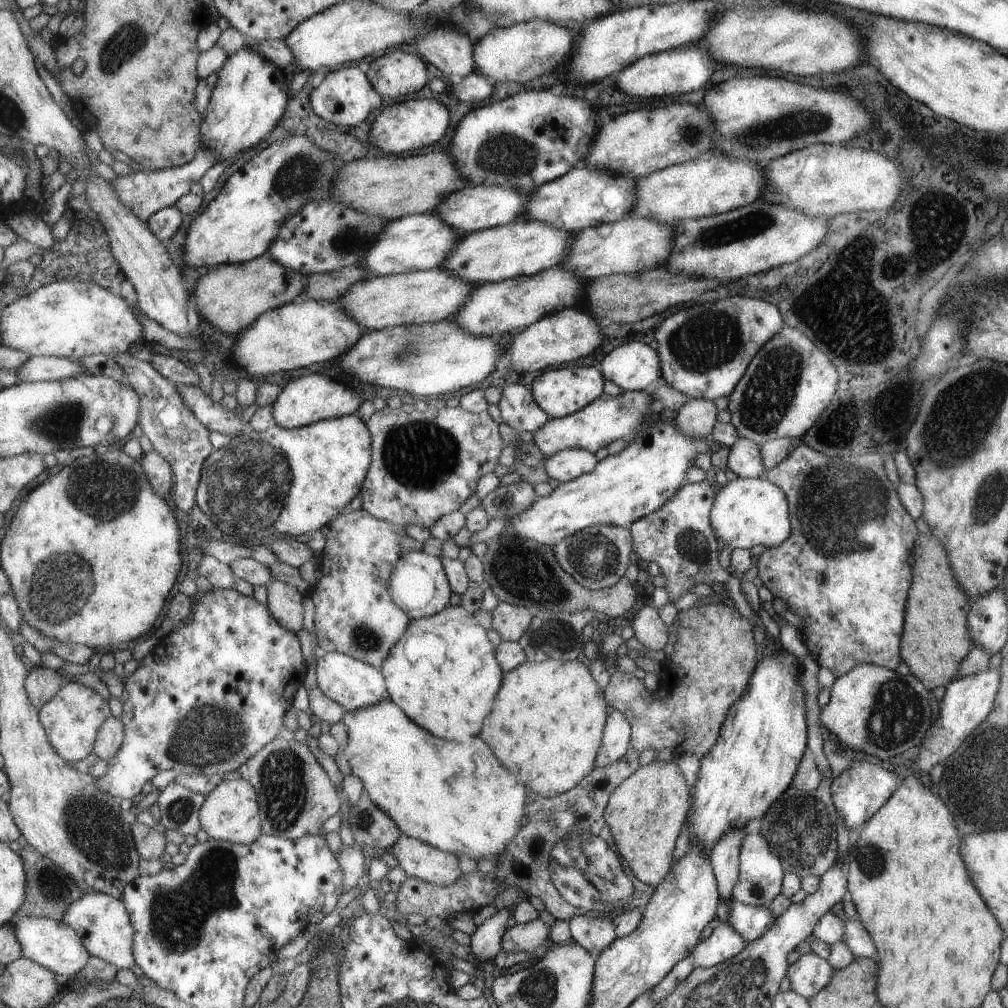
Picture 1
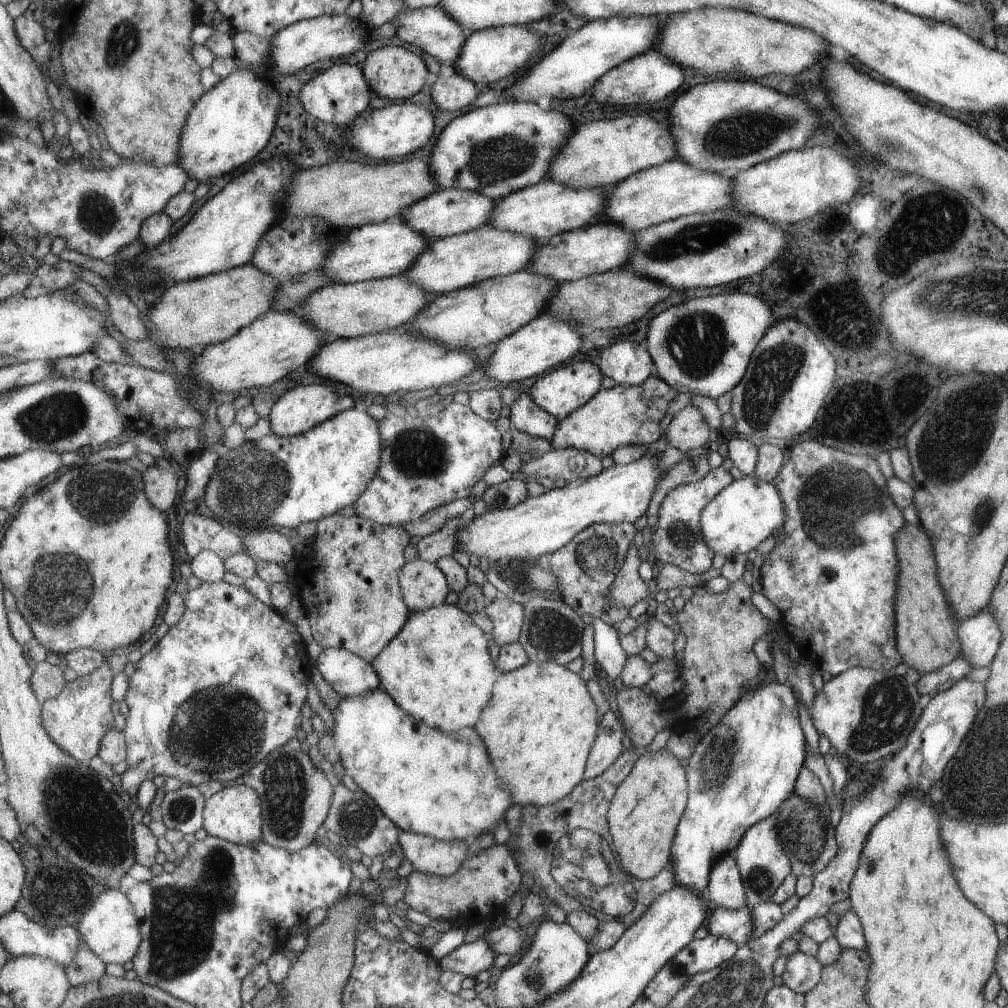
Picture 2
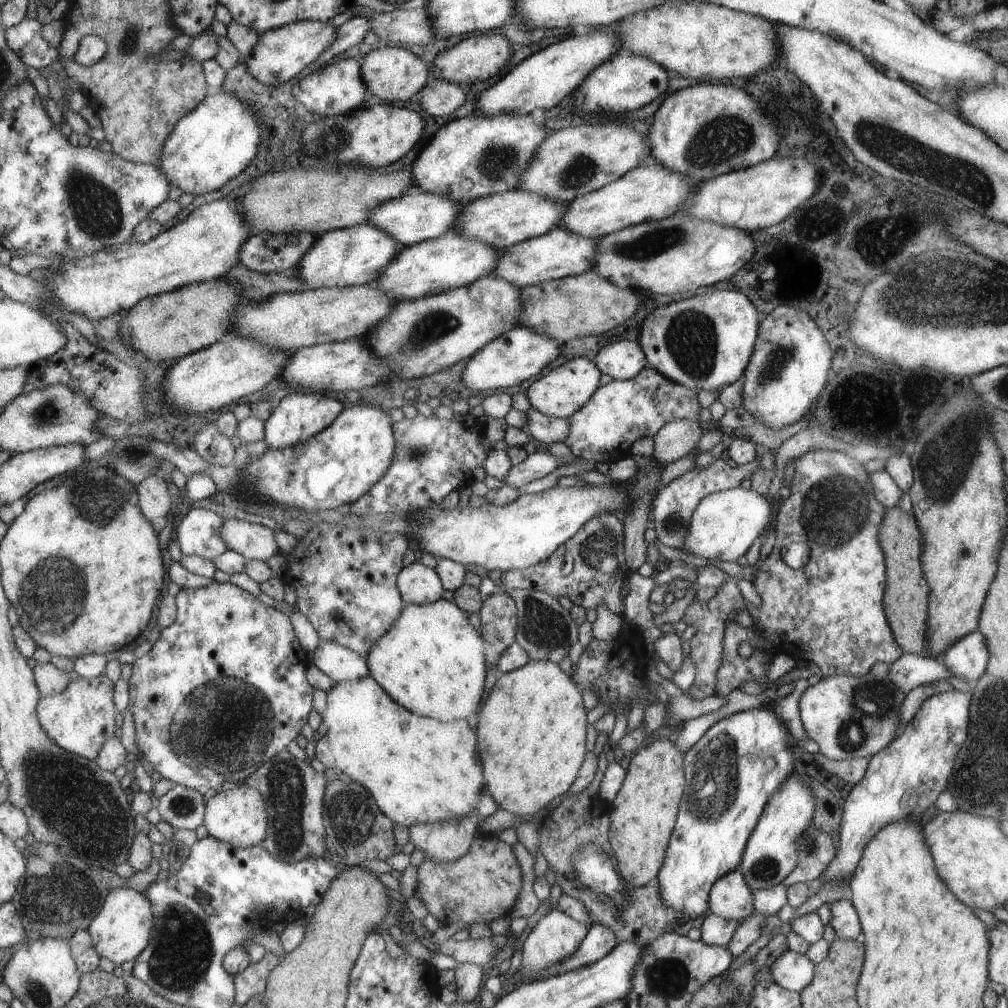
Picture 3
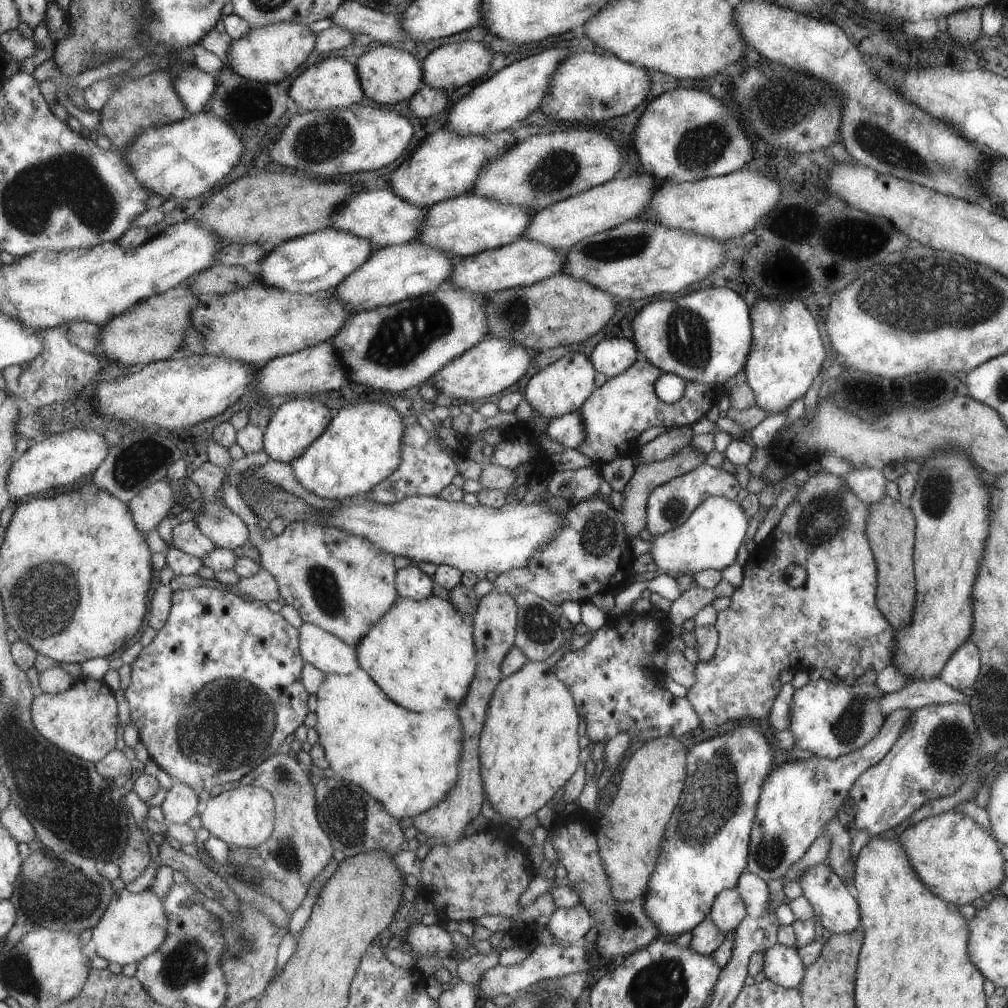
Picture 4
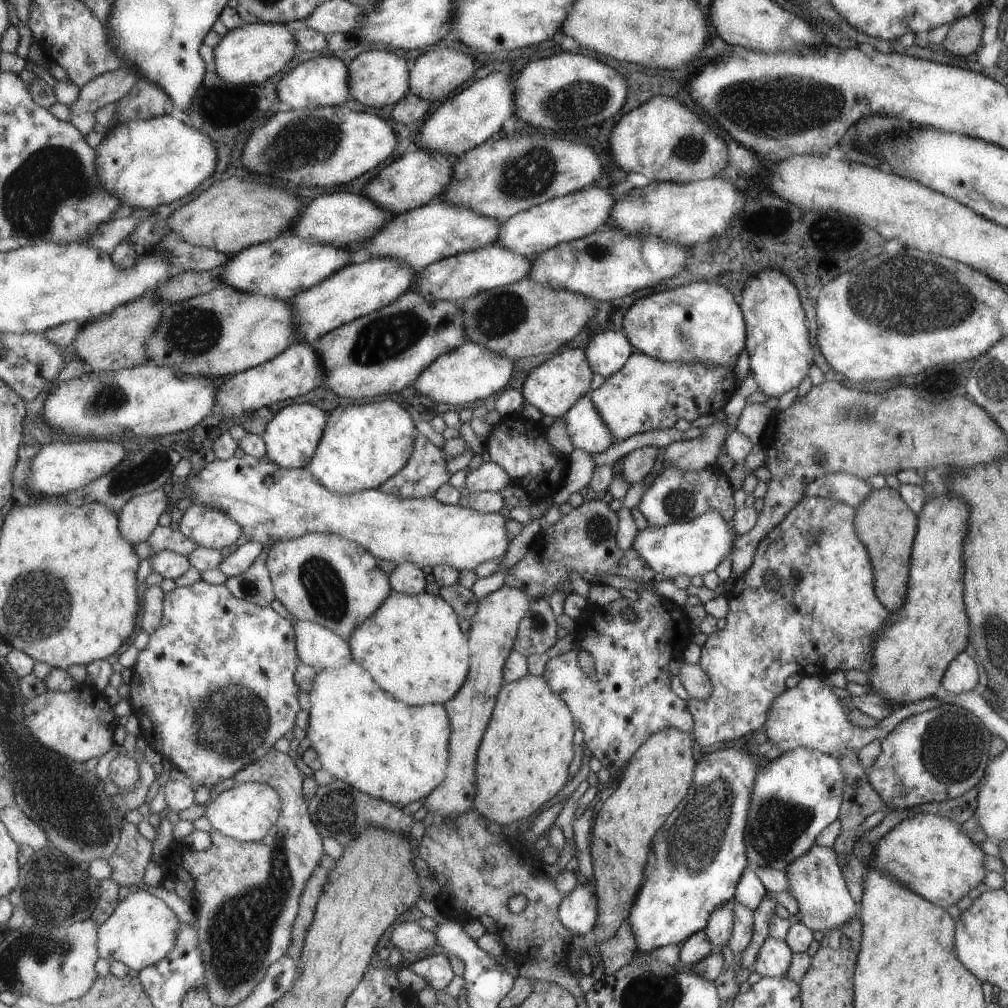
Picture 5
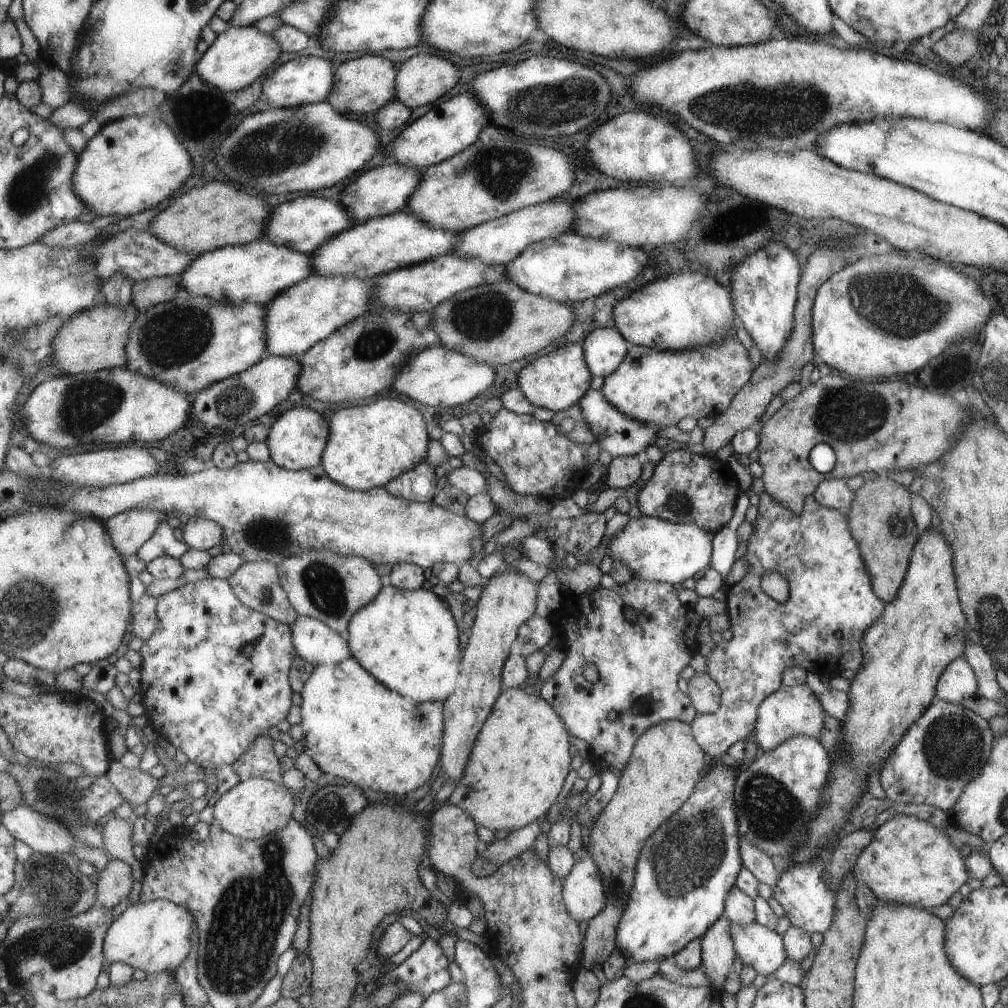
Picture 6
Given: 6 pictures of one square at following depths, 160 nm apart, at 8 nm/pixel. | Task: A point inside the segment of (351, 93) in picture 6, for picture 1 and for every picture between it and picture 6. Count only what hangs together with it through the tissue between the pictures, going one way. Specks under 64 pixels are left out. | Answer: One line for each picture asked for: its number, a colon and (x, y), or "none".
1: (397, 73)
2: (393, 72)
3: (395, 75)
4: (389, 75)
5: (379, 78)

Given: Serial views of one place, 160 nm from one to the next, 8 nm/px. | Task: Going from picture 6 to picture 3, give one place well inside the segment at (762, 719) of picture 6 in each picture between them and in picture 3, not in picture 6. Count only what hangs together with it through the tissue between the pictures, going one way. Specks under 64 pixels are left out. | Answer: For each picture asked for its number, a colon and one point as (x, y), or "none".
3: (849, 717)
4: (829, 720)
5: (808, 714)

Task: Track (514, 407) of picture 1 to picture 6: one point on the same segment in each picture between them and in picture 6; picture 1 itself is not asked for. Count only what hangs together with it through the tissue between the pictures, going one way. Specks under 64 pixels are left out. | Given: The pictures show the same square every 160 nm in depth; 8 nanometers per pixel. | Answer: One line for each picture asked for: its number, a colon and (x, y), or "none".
2: (527, 416)
3: (546, 429)
4: (570, 430)
5: (587, 429)
6: (617, 433)

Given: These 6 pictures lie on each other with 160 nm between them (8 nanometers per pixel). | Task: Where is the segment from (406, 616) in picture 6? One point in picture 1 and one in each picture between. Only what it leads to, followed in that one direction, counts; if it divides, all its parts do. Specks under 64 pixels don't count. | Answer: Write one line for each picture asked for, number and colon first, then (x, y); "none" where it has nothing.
1: (446, 676)
2: (439, 668)
3: (433, 660)
4: (422, 654)
5: (414, 646)

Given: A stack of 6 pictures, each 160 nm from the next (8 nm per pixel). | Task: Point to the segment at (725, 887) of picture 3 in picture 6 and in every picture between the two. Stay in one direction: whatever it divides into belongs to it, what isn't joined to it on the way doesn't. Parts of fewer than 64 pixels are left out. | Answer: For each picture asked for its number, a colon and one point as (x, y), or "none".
4: (728, 909)
5: (718, 930)
6: (716, 953)

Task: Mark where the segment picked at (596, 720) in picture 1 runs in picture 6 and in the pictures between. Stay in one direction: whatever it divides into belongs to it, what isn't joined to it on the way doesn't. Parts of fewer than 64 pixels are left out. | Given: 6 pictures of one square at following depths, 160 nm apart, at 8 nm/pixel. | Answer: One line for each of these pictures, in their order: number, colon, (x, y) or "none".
2: (539, 726)
3: (532, 732)
4: (530, 747)
5: (524, 758)
6: (517, 769)

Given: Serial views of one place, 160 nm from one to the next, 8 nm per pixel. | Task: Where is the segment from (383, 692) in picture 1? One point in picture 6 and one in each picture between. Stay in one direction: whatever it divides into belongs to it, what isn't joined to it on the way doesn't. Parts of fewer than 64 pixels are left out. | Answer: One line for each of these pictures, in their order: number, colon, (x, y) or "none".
2: (350, 674)
3: (341, 663)
4: (331, 654)
5: (318, 646)
6: (320, 644)

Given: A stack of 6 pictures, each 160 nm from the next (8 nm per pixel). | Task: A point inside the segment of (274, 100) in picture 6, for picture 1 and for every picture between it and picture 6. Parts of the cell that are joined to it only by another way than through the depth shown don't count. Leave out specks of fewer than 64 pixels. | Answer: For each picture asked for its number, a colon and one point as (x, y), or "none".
1: (347, 96)
2: (339, 94)
3: (337, 89)
4: (334, 82)
5: (324, 80)

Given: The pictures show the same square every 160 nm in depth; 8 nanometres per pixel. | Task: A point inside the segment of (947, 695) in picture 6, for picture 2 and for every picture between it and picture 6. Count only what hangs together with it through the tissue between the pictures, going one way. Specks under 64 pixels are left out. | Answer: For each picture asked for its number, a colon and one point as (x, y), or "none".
2: (979, 636)
3: (966, 659)
4: (961, 671)
5: (961, 675)

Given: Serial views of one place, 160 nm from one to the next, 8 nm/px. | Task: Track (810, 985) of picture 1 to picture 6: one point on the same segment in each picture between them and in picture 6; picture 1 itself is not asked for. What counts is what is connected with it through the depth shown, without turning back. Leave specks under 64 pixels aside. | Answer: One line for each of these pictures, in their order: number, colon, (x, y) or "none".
2: (802, 973)
3: (790, 970)
4: (781, 964)
5: (773, 957)
6: (758, 947)

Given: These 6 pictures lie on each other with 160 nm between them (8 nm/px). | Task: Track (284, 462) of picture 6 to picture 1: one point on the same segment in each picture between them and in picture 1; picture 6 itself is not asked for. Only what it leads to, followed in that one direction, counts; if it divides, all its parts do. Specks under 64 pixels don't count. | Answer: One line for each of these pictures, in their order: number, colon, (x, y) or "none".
1: (314, 398)
2: (299, 410)
3: (298, 417)
4: (297, 424)
5: (293, 436)

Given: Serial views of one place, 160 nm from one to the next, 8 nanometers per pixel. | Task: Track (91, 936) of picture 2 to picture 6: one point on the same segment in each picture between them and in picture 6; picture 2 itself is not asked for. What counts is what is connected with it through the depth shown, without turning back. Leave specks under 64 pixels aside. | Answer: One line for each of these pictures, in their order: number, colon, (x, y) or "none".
3: (122, 931)
4: (135, 925)
5: (142, 930)
6: (155, 936)

